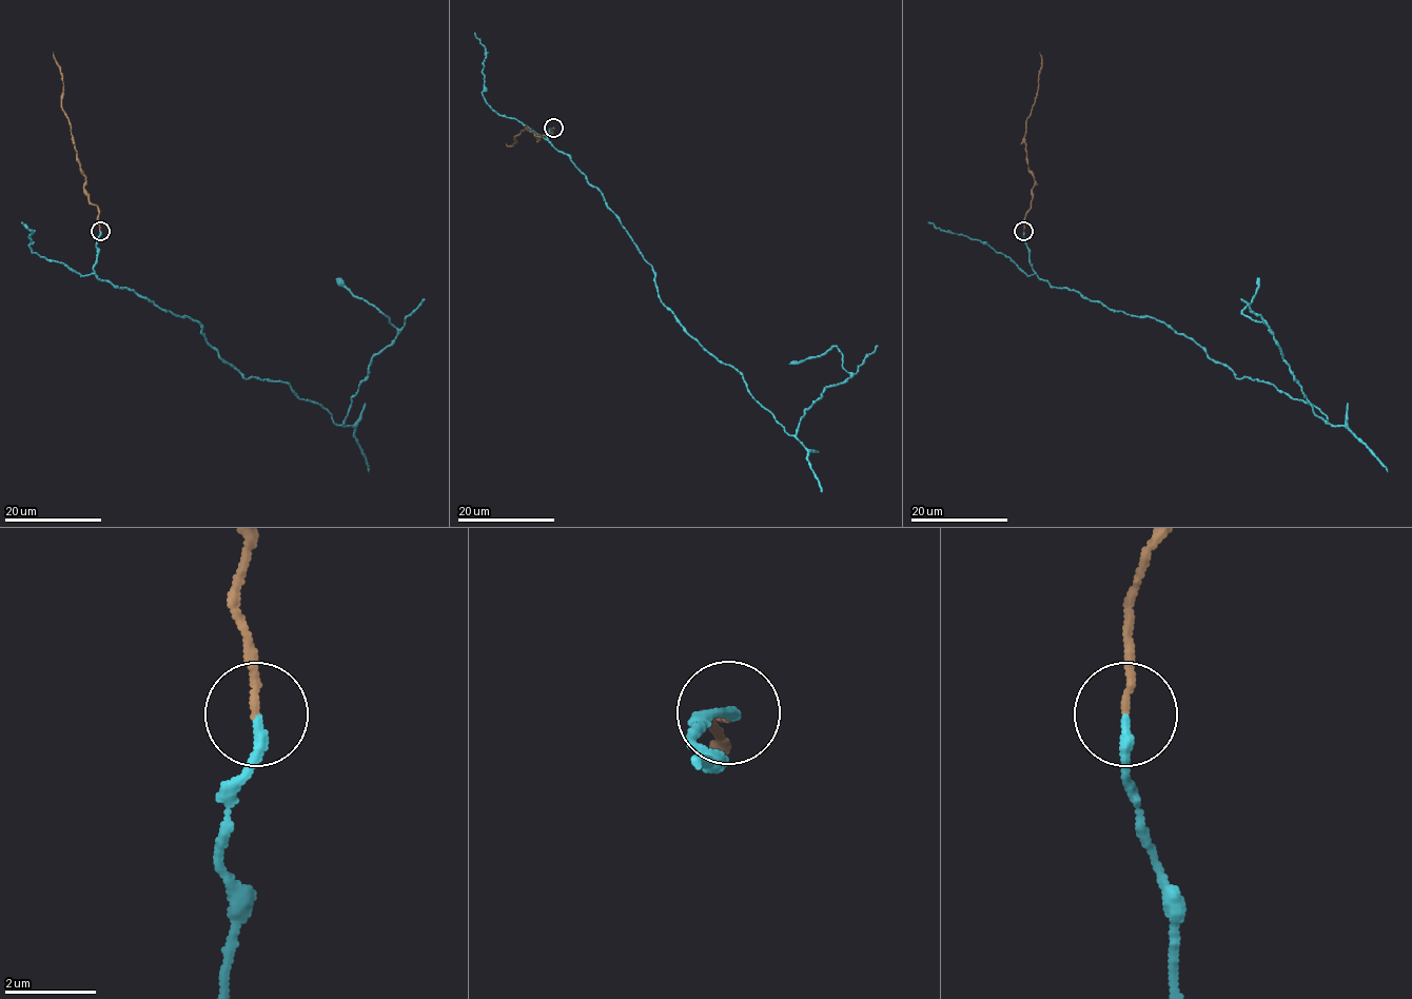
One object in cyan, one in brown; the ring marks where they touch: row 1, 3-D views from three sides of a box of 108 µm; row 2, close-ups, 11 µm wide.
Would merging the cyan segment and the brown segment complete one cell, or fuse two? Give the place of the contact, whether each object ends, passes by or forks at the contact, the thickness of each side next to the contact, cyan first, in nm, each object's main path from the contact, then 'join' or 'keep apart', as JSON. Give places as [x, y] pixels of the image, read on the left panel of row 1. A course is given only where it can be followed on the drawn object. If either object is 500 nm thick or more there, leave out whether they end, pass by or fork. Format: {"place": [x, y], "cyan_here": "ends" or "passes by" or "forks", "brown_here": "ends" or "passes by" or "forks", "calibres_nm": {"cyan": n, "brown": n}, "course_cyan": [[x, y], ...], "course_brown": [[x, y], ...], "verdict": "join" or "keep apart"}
{"place": [100, 231], "cyan_here": "ends", "brown_here": "ends", "calibres_nm": {"cyan": 220, "brown": 160}, "course_cyan": [[99, 231], [98, 278], [196, 320], [244, 378], [287, 383], [341, 425], [371, 359], [397, 329], [335, 279]], "course_brown": [[99, 231], [98, 209], [89, 200], [83, 188], [83, 173], [71, 123], [62, 108], [63, 76], [54, 53]], "verdict": "join"}

